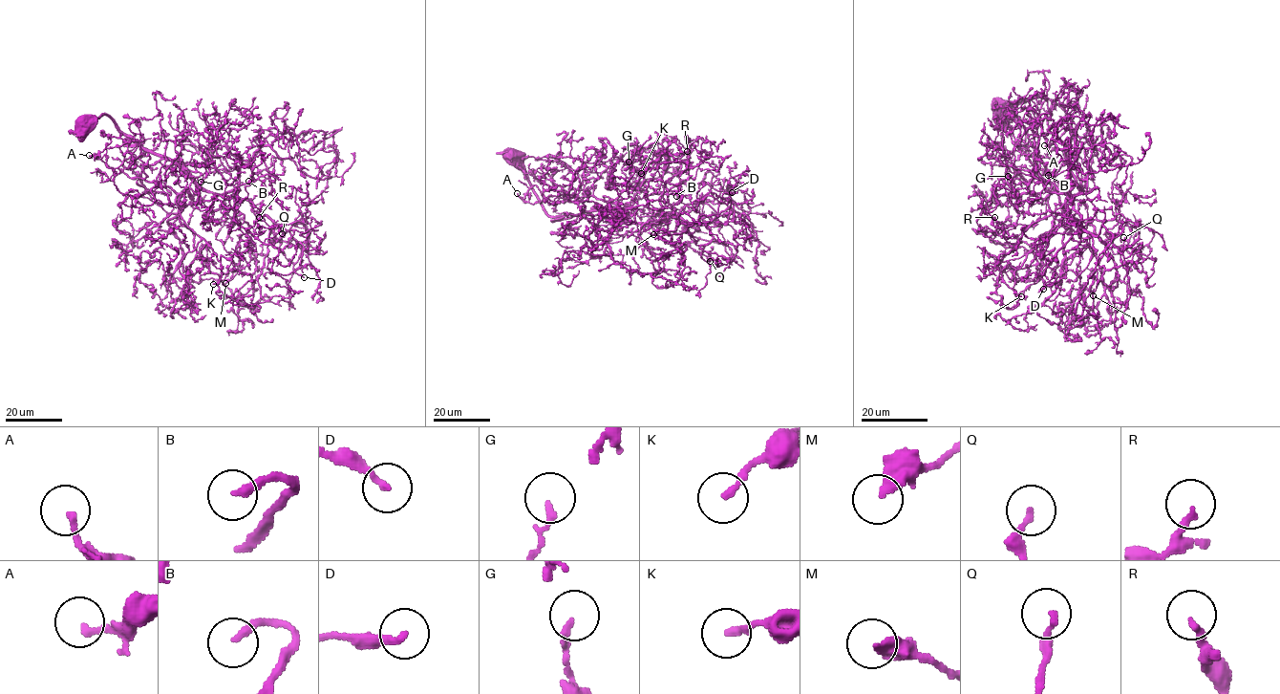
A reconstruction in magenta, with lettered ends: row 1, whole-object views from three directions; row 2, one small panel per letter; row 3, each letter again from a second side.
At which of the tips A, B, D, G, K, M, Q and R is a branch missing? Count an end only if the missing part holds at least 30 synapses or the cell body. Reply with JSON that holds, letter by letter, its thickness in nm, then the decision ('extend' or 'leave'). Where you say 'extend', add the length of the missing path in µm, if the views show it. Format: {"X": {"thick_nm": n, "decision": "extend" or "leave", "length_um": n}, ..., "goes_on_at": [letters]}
{"A": {"thick_nm": 180, "decision": "leave"}, "B": {"thick_nm": 240, "decision": "extend", "length_um": 25}, "D": {"thick_nm": 220, "decision": "extend", "length_um": 9}, "G": {"thick_nm": 180, "decision": "leave"}, "K": {"thick_nm": 190, "decision": "leave"}, "M": {"thick_nm": 360, "decision": "leave"}, "Q": {"thick_nm": 170, "decision": "leave"}, "R": {"thick_nm": 200, "decision": "leave"}, "goes_on_at": ["B", "D"]}

